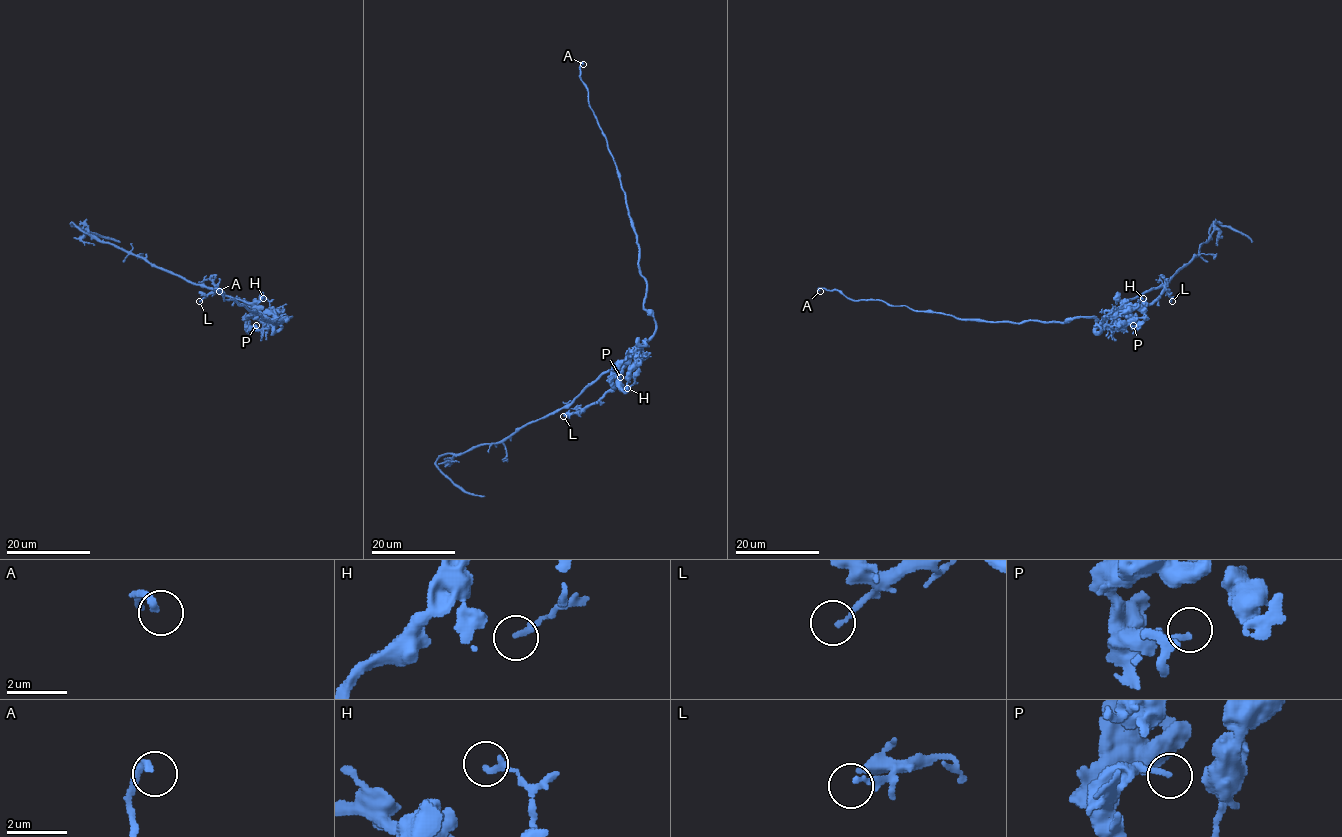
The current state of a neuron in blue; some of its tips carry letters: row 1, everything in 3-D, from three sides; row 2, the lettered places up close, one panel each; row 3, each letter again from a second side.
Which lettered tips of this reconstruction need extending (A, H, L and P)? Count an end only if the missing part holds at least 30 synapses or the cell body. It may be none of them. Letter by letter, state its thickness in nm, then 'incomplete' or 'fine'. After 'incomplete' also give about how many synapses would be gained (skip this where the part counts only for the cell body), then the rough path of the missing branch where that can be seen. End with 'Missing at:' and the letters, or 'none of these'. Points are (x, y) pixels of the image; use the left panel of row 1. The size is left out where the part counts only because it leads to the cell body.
A: 220 nm thick; fine
H: 200 nm thick; fine
L: 150 nm thick; fine
P: 200 nm thick; fine
Missing at: none of these

